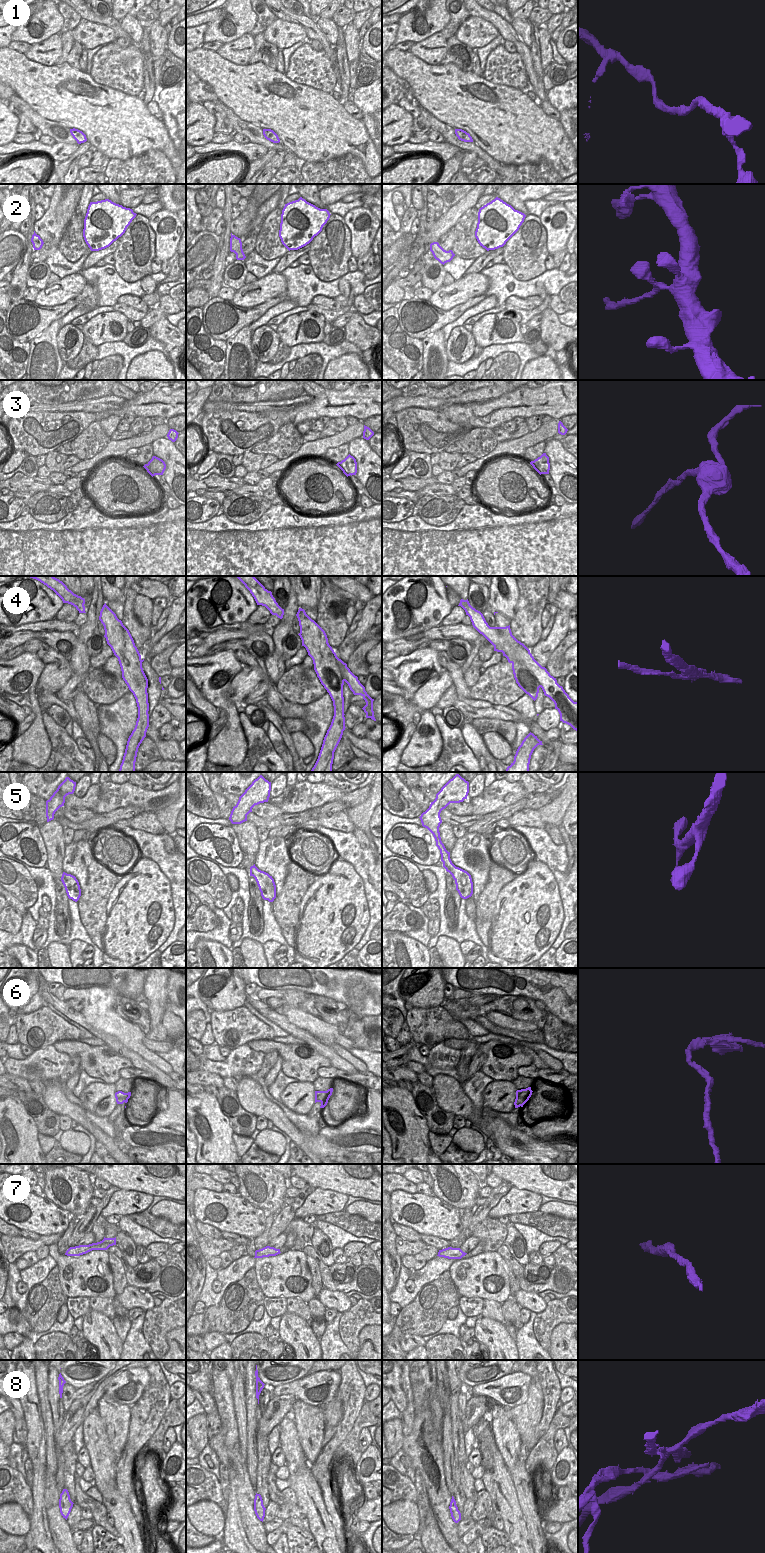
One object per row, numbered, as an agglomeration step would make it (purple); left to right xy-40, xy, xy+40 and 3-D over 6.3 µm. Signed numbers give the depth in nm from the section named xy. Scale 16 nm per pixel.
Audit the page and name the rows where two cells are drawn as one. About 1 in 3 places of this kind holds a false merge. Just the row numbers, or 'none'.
3, 4, 6, 8.

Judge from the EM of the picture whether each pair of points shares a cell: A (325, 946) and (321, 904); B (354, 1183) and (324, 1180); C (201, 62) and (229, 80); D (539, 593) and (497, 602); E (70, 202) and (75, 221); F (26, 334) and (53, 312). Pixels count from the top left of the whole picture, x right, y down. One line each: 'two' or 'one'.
A: one
B: one
C: one
D: two
E: two
F: one

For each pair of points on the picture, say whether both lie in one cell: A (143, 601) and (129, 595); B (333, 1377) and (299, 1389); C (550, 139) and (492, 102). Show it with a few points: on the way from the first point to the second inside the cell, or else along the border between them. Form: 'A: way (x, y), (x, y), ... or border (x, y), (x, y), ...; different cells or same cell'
A: border (138, 594), (133, 604), (133, 614), (137, 620); different cells
B: way (324, 1379), (320, 1383), (307, 1383); same cell
C: way (536, 137), (524, 134), (506, 116); same cell

